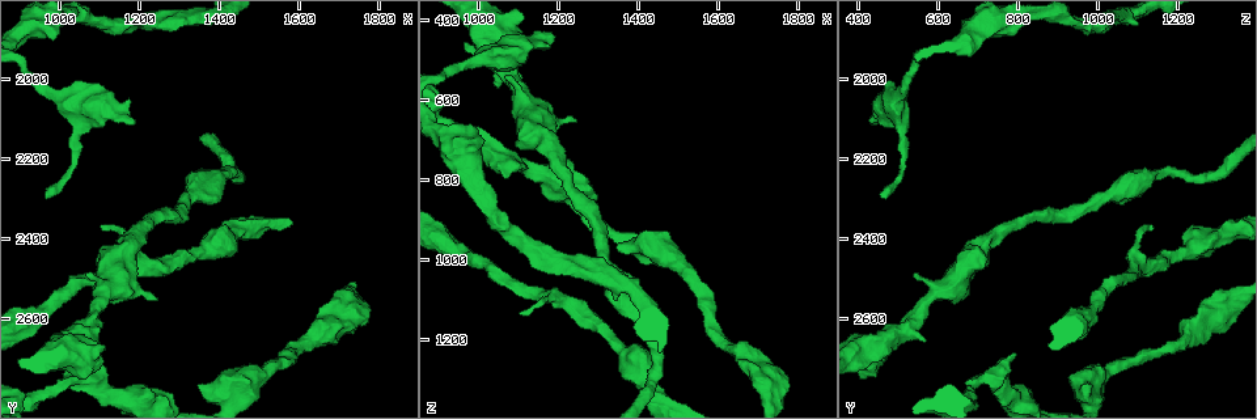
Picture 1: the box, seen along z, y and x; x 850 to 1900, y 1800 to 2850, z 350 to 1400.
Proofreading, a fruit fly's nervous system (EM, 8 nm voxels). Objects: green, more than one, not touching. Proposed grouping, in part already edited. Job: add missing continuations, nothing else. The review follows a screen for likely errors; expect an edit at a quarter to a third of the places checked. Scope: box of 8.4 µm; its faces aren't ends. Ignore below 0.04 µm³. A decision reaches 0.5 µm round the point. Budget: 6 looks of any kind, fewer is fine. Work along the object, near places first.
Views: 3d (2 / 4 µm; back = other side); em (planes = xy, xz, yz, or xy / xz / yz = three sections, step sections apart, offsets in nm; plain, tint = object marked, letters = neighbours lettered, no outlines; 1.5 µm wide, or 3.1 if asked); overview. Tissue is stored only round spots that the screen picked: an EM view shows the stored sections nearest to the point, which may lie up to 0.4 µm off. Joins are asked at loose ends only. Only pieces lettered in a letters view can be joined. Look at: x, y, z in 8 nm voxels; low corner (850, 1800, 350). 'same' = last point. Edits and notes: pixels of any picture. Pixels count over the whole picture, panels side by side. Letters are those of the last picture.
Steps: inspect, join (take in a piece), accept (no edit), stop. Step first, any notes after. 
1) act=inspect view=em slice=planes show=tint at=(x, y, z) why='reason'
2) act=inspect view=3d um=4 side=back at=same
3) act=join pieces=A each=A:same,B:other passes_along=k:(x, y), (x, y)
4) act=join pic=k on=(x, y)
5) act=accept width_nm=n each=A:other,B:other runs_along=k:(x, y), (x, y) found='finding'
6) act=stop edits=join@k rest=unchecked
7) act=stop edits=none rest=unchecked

act=inspect view=em slice=planes show=letters at=(1195, 2110, 455) why='thick end'

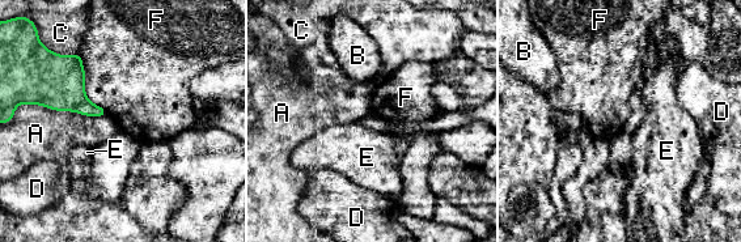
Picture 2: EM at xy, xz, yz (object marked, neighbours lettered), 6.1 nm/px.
act=accept each=A:other,B:other,C:other,D:other,E:other,F:other border=2:(77, 54), (84, 94), (108, 114) found='none of them fits'

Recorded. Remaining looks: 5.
act=inspect view=em slice=planes show=letters at=(1065, 2680, 790) why='branch stops here'

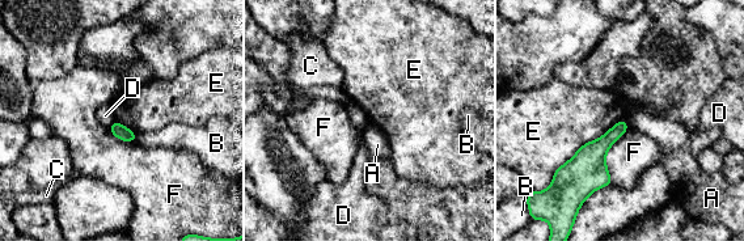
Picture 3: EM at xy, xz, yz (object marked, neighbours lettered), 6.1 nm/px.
act=accept each=A:other,B:other,C:other,D:other,E:other,F:other found='no lettered piece goes on from it'

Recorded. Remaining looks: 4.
act=inspect view=3d um=4 at=(965, 2285, 455) why='tapers out'

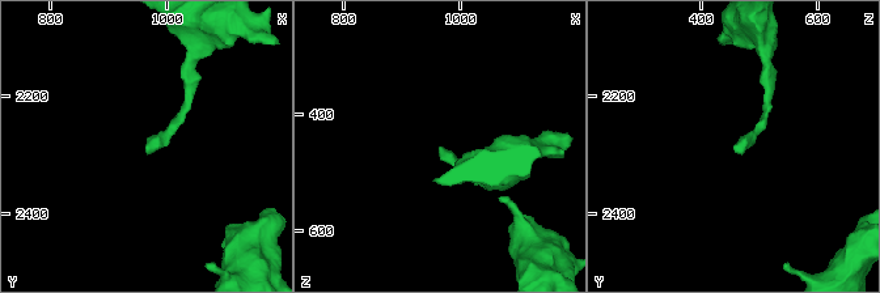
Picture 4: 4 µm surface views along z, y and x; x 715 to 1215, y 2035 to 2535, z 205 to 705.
act=inspect view=em slice=xz step=4 show=letters at=(970, 2285, 455) why='shape alone is not enough'

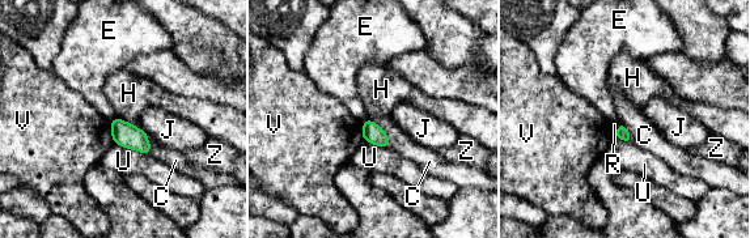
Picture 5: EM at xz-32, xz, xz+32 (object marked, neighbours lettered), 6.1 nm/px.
act=accept width_nm=70 longest_contact=U:240nm each=C:other,E:other,H:other,J:other,R:other,U:other,V:other,Z:other found='no lettered piece goes on from it'

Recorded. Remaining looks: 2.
act=stop edits=none rest=unchecked

